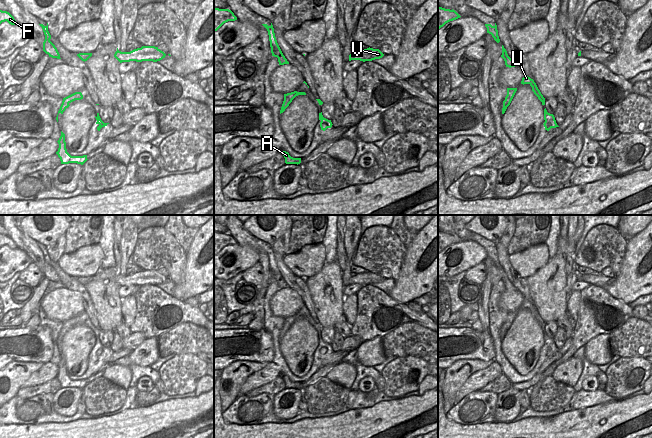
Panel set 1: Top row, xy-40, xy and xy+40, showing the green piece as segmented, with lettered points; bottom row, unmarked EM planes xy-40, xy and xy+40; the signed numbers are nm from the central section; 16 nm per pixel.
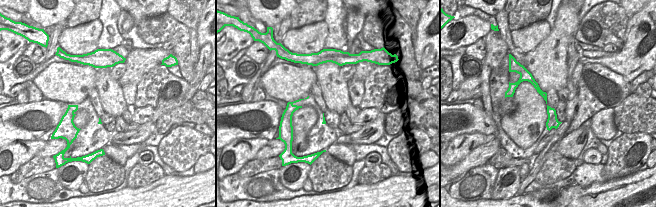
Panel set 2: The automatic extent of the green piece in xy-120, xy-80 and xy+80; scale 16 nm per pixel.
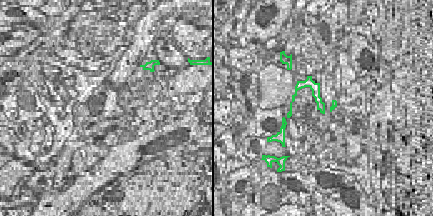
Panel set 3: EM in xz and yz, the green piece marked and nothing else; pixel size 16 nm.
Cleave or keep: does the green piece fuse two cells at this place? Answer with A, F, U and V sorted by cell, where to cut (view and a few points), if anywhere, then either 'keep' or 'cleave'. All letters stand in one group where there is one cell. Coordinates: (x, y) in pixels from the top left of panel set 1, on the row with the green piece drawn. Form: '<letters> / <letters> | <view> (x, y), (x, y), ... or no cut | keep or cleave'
A U / F V | xy (281, 51), (276, 56) | cleave

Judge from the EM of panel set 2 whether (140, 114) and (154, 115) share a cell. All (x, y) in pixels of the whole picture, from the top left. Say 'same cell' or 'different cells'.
same cell

